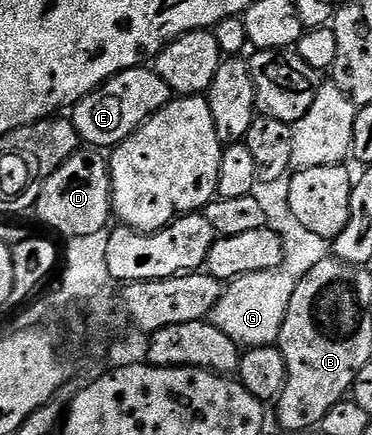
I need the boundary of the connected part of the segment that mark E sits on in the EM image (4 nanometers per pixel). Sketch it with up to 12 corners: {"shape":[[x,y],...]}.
{"shape":[[129,68],[73,105],[83,145],[113,150],[172,93]]}

